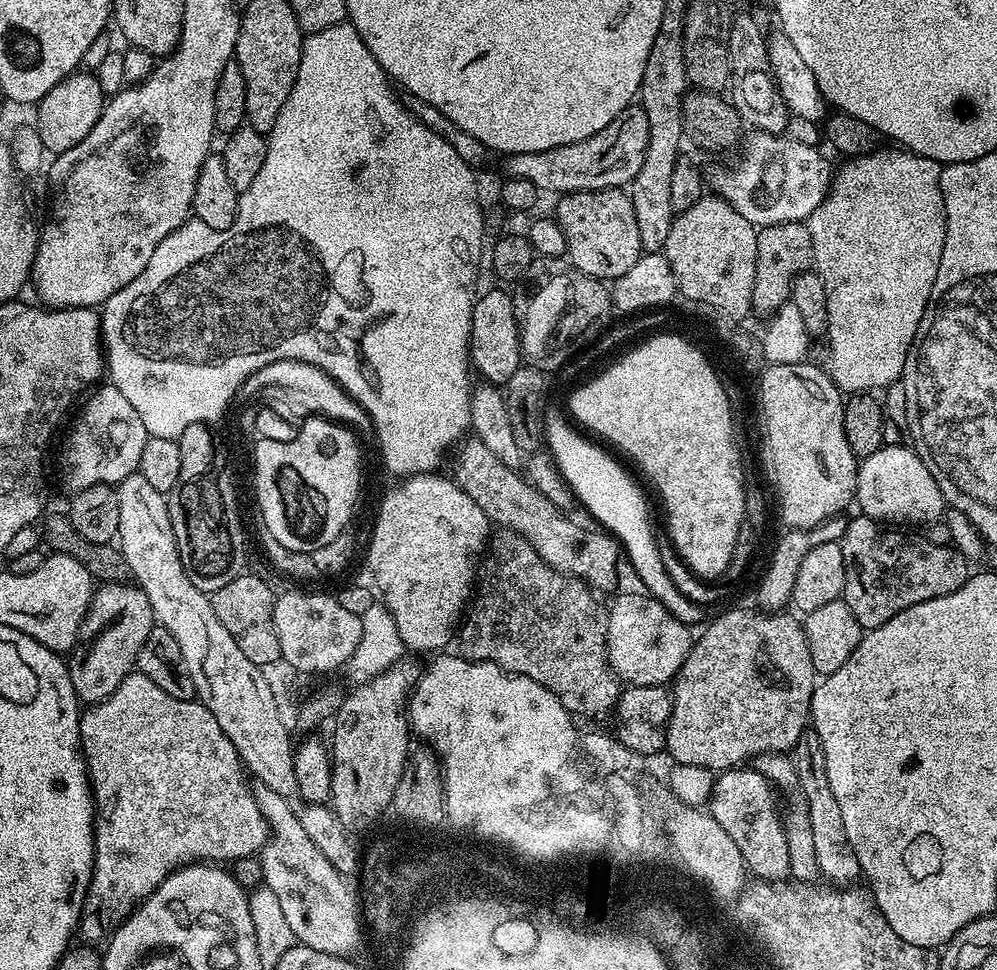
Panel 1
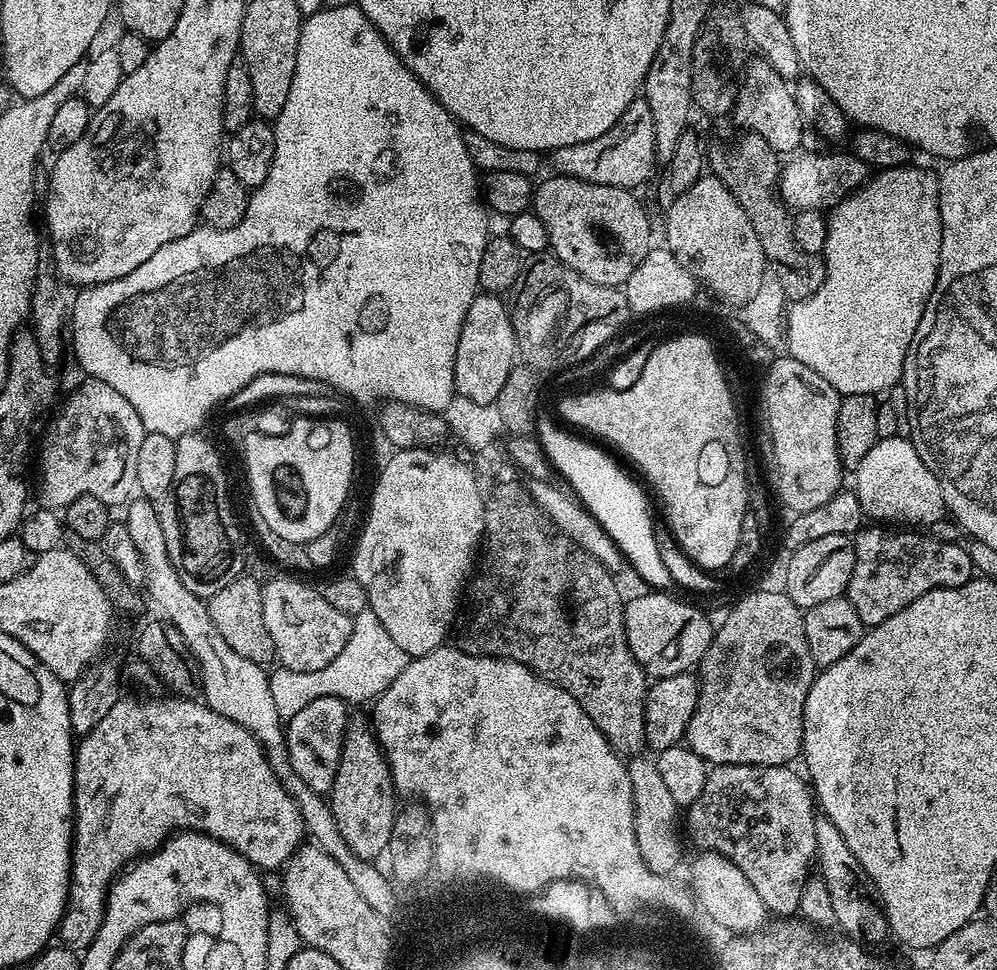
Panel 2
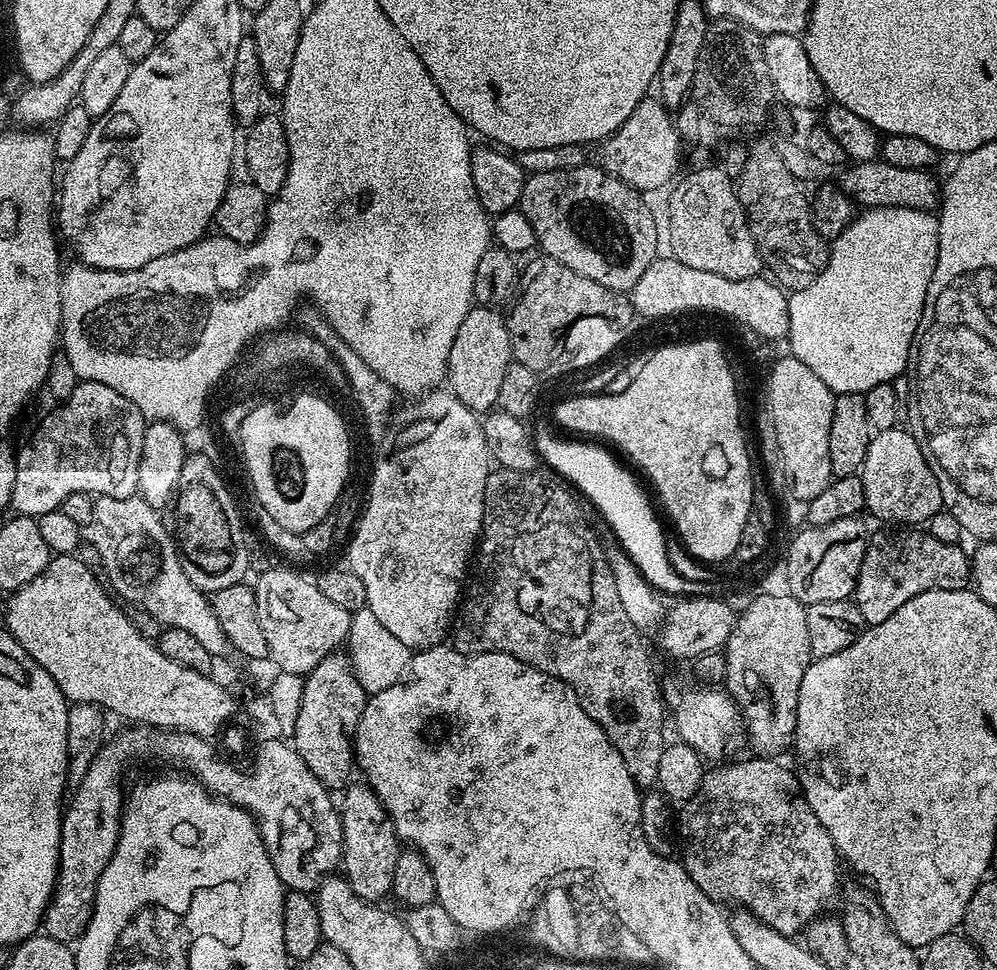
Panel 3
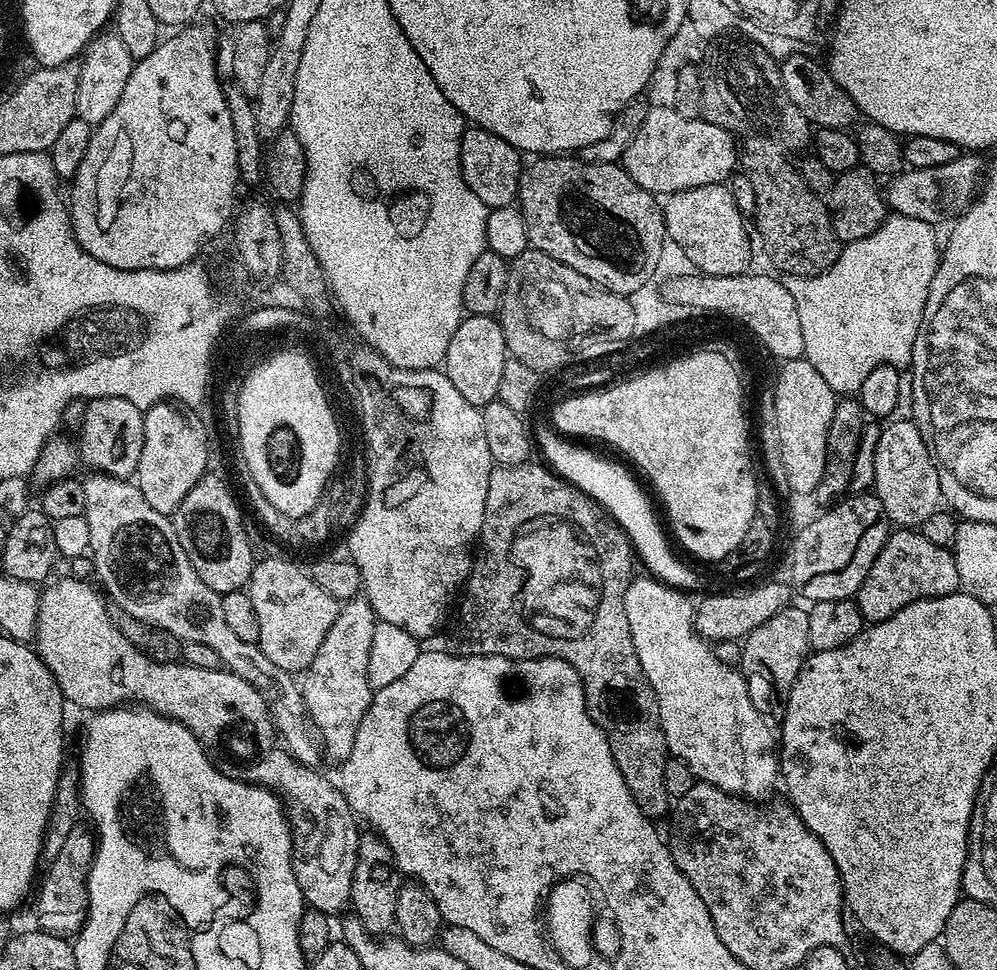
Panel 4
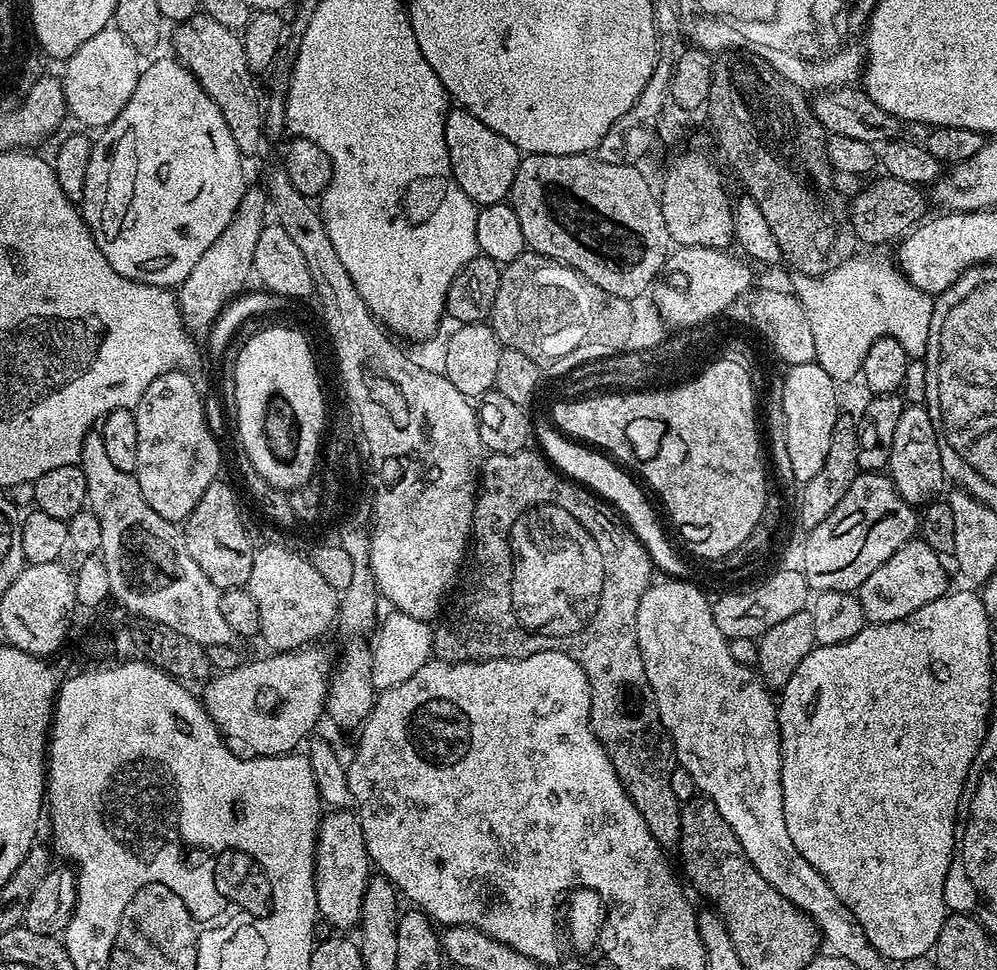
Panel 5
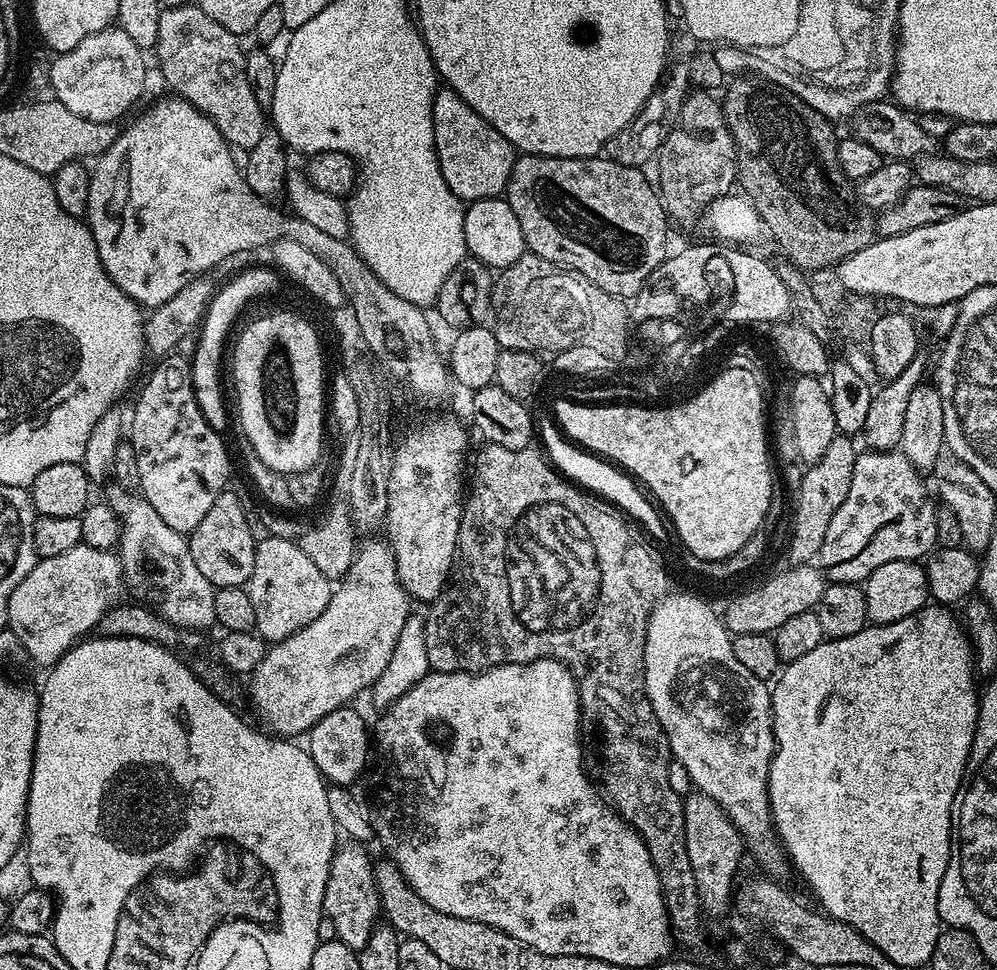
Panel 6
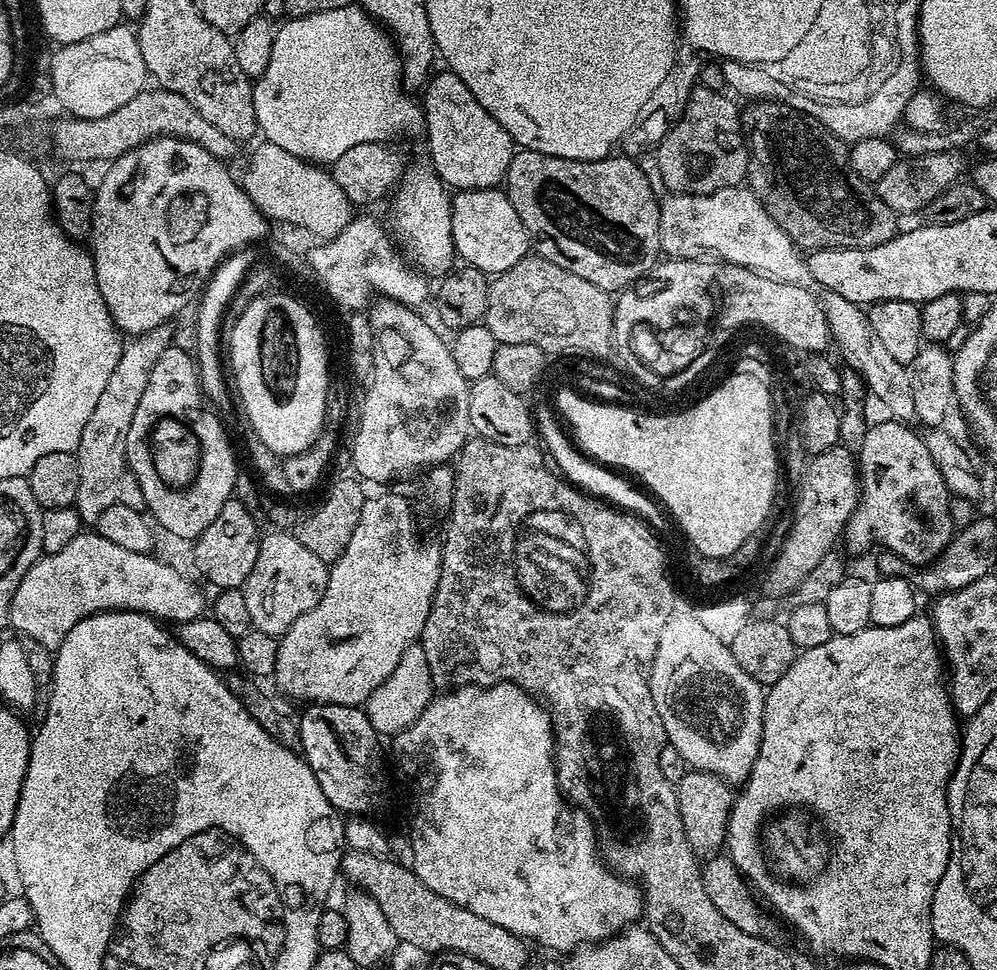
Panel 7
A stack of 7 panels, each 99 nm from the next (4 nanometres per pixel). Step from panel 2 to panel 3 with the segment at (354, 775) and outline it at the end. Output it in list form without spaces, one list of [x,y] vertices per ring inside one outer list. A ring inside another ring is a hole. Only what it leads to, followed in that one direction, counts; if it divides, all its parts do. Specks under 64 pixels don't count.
[[[363,782],[354,784],[343,789],[344,801],[341,799],[338,804],[344,839],[342,876],[354,890],[354,894],[358,894],[358,898],[380,902],[384,895],[387,897],[391,893],[394,866],[398,866],[402,841],[396,835],[392,820],[374,790]]]

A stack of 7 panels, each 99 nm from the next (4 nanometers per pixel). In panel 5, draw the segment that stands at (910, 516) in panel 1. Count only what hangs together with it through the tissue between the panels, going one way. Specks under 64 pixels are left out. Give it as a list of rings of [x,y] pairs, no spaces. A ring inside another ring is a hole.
[[[907,405],[899,416],[888,453],[887,469],[900,496],[910,505],[923,506],[941,493],[939,490],[946,477],[942,470],[940,447],[933,420],[923,405]]]

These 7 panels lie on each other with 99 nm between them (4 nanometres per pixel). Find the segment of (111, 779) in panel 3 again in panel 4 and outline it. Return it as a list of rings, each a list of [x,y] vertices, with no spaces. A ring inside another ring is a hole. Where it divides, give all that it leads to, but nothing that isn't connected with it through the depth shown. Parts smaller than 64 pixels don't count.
[[[80,826],[70,830],[58,858],[47,861],[45,868],[48,869],[45,872],[43,869],[42,879],[35,893],[39,931],[49,932],[51,936],[72,938],[88,921],[88,875],[92,869],[92,861],[96,858],[96,840],[93,833],[88,832],[83,832],[83,827]]]

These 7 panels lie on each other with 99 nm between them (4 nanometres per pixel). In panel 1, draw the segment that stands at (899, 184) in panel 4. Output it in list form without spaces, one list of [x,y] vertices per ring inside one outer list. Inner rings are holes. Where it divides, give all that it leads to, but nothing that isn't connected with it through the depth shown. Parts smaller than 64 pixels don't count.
[[[752,130],[743,137],[739,145],[740,157],[729,168],[720,164],[712,173],[708,172],[706,184],[715,195],[721,196],[730,206],[734,206],[734,210],[738,210],[738,214],[742,214],[746,222],[755,224],[757,229],[782,222],[804,222],[810,214],[814,214],[814,210],[818,210],[818,206],[826,198],[828,189],[832,187],[834,164],[820,151],[819,147],[802,145],[784,134]]]

